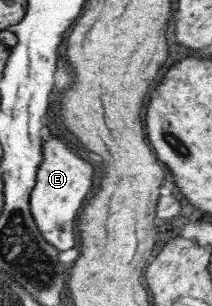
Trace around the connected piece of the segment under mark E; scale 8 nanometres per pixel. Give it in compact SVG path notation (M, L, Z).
M45 131L42 141L42 161L36 170L28 207L41 237L57 251L69 250L75 244L75 218L91 188L93 188L93 166L71 154L59 139Z

